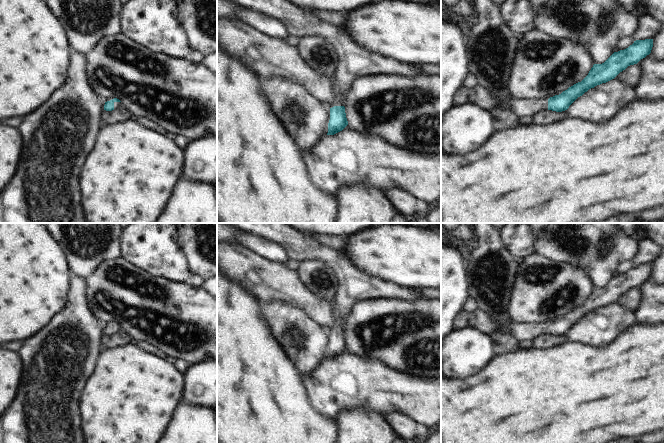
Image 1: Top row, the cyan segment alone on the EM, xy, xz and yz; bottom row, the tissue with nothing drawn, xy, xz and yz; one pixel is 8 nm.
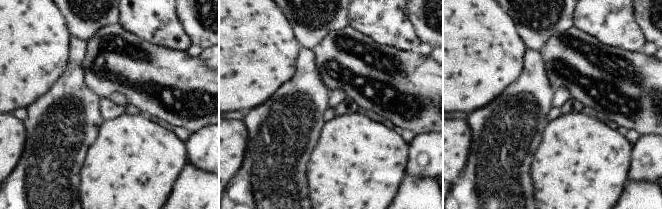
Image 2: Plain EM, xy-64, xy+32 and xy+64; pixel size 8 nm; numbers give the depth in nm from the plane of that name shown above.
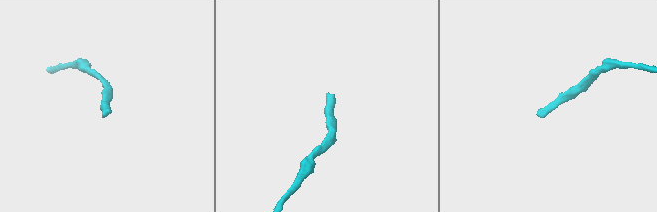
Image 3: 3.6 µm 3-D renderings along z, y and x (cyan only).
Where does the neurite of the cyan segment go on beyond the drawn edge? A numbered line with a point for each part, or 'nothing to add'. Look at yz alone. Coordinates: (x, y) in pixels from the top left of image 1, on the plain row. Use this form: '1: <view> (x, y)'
1: yz (522, 332)

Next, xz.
1: xz (356, 284)

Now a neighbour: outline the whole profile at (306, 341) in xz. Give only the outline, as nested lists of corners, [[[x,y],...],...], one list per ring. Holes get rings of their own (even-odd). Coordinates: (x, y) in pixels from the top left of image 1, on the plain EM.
[[[264,303],[263,313],[267,317],[274,334],[293,359],[298,370],[305,376],[314,375],[328,357],[330,332],[302,308],[291,303]]]

